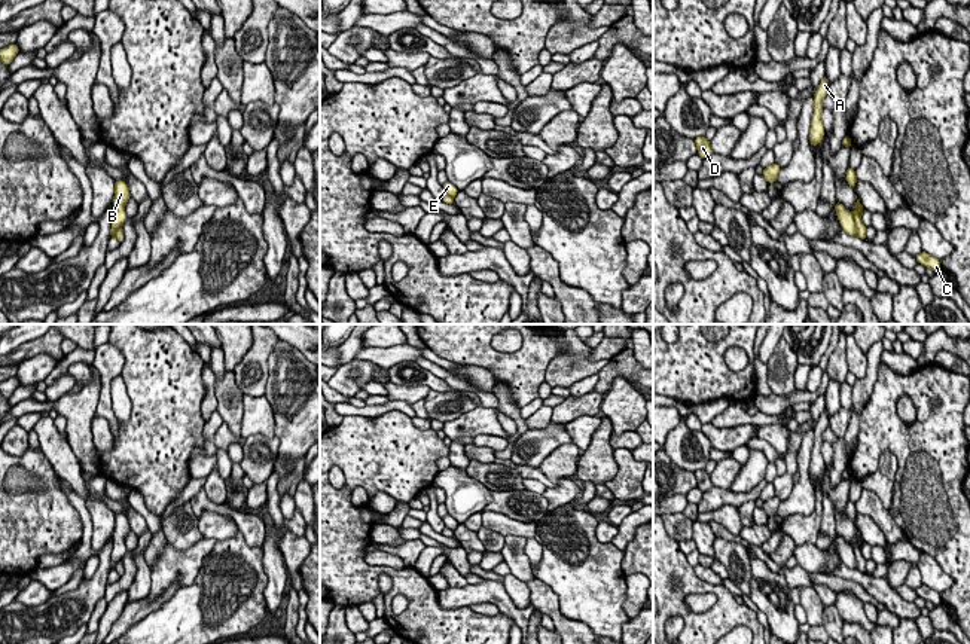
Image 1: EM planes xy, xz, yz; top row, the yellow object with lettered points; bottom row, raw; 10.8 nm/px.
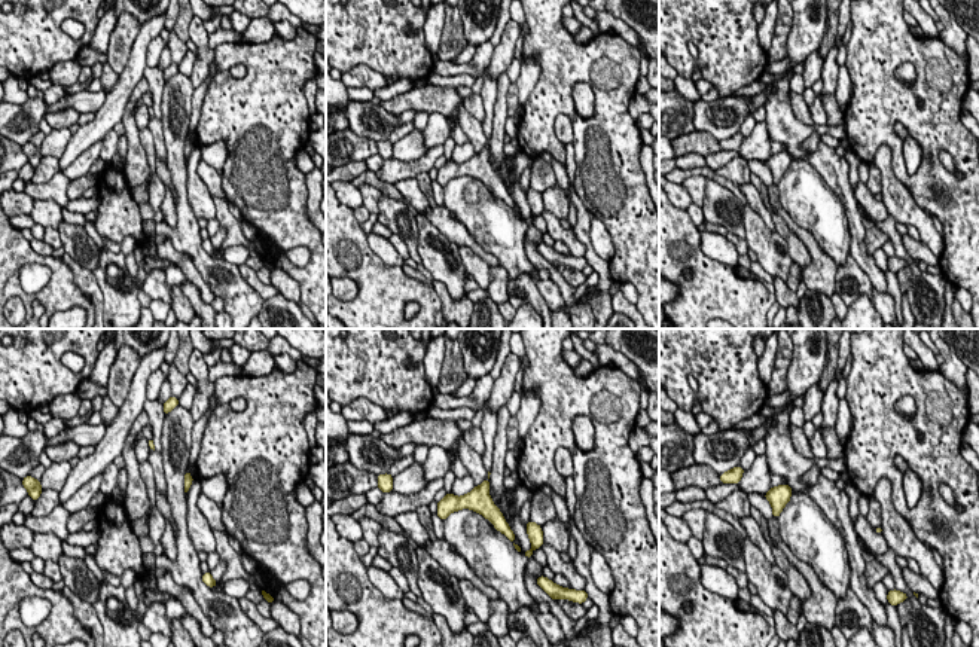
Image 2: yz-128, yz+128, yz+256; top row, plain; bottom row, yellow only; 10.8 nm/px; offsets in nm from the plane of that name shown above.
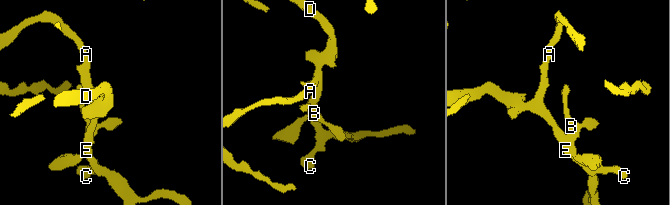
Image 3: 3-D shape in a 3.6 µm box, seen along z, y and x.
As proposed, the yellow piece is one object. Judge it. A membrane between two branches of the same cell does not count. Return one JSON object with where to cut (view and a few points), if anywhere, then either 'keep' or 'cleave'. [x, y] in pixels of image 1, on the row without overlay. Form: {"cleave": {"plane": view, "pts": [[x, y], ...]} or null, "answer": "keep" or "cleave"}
{"cleave": {"plane": "yz", "pts": [[853, 549], [857, 568]]}, "answer": "cleave"}

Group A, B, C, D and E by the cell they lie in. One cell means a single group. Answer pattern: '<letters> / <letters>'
A C D E / B

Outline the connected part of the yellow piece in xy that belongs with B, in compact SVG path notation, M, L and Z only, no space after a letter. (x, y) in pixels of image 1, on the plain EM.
M115 513L115 531L113 531L113 550L112 550L112 564L110 571L115 570L115 564L122 559L128 552L125 546L125 537L131 531L128 518L122 513Z

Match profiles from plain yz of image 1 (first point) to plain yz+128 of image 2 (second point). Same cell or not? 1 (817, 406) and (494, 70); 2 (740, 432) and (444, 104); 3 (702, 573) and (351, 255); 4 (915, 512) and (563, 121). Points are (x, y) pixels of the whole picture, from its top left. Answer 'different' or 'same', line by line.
1: different
2: same
3: different
4: different

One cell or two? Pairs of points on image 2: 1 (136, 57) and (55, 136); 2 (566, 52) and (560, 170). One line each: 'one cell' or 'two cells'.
1: two cells
2: two cells

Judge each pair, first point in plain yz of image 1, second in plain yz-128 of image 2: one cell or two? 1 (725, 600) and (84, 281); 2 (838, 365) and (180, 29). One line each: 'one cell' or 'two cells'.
1: two cells
2: one cell

